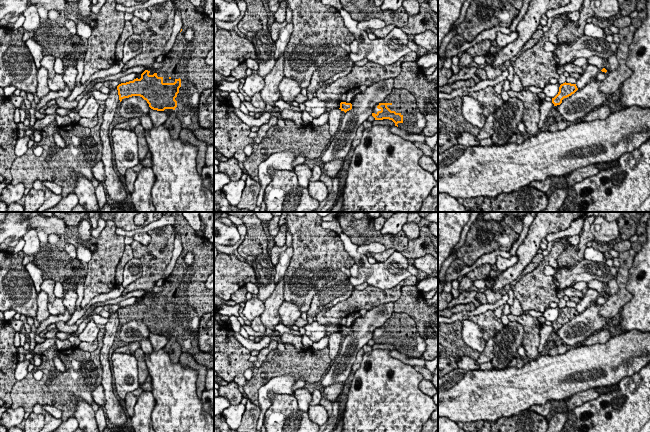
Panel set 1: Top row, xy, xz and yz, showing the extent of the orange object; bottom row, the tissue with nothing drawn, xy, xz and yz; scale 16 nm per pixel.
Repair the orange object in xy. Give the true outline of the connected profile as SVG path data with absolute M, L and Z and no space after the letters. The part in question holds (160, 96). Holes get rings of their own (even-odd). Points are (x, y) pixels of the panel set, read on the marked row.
M174 0L175 10L181 12L182 29L178 34L177 45L164 55L163 66L155 69L152 73L145 70L141 78L134 79L117 86L120 102L124 98L140 96L147 101L153 110L164 111L168 109L175 114L182 123L182 128L187 128L201 141L207 145L214 146L214 134L209 129L201 128L198 121L198 105L201 93L214 87L214 65L207 65L205 58L214 48L214 27L212 19L205 13L196 12L189 0ZM188 28L194 30L194 38L187 41L184 33Z

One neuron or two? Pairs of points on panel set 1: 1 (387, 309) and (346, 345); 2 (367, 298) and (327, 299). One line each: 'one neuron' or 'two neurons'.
1: one neuron
2: two neurons

